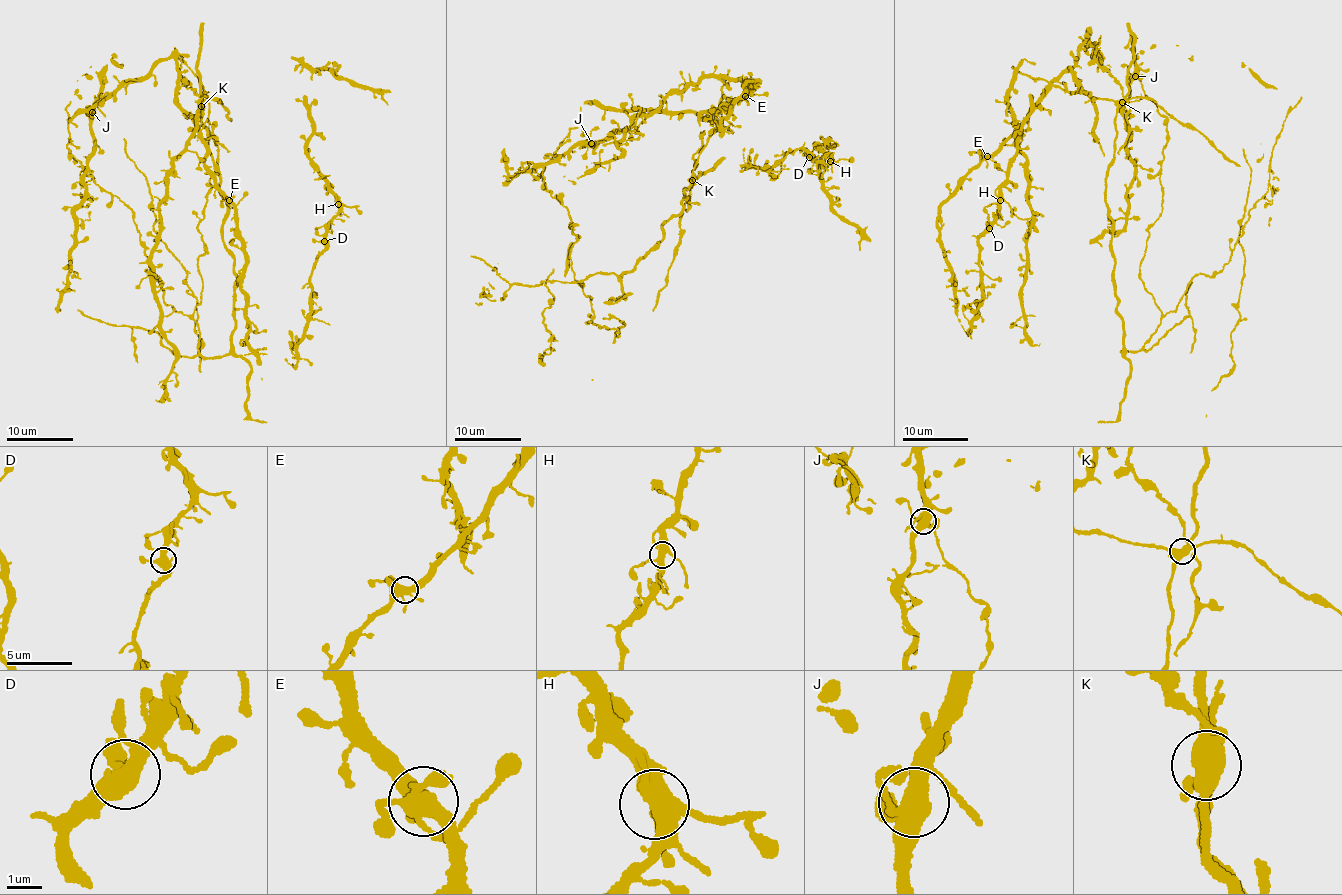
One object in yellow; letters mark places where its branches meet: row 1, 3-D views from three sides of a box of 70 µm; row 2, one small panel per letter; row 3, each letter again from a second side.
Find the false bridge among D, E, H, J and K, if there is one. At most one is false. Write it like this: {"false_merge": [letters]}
{"false_merge": ["K"]}

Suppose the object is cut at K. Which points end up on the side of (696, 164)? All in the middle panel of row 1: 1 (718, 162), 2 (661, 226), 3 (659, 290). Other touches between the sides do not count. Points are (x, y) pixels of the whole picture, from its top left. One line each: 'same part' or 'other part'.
1: other part
2: other part
3: same part

